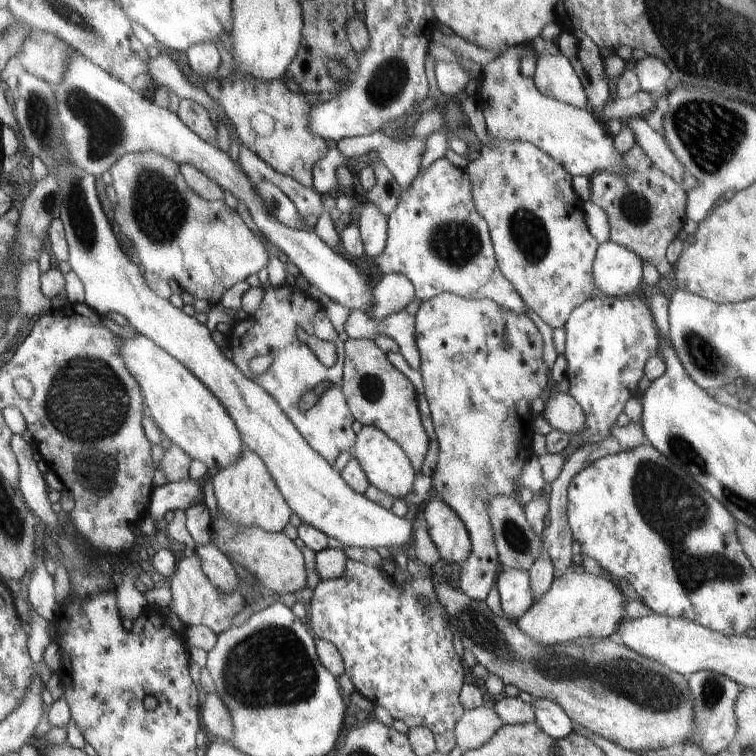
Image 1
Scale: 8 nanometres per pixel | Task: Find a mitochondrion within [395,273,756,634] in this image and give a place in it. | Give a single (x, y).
(669, 504)

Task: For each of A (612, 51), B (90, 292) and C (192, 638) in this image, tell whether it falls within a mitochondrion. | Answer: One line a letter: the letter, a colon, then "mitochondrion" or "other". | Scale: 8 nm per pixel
A: other
B: other
C: other

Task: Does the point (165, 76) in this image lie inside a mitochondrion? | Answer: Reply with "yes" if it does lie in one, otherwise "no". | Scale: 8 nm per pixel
no

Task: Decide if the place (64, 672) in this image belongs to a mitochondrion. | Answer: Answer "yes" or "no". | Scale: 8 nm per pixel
no

